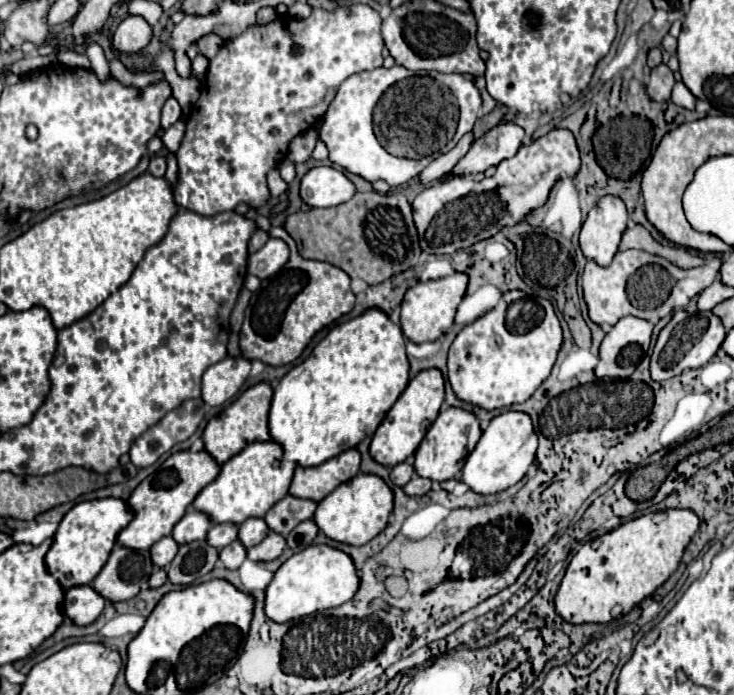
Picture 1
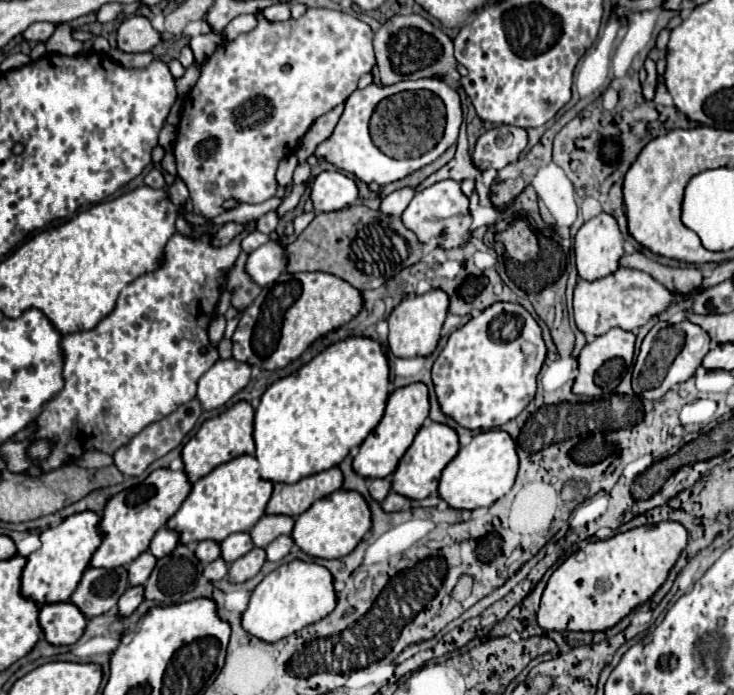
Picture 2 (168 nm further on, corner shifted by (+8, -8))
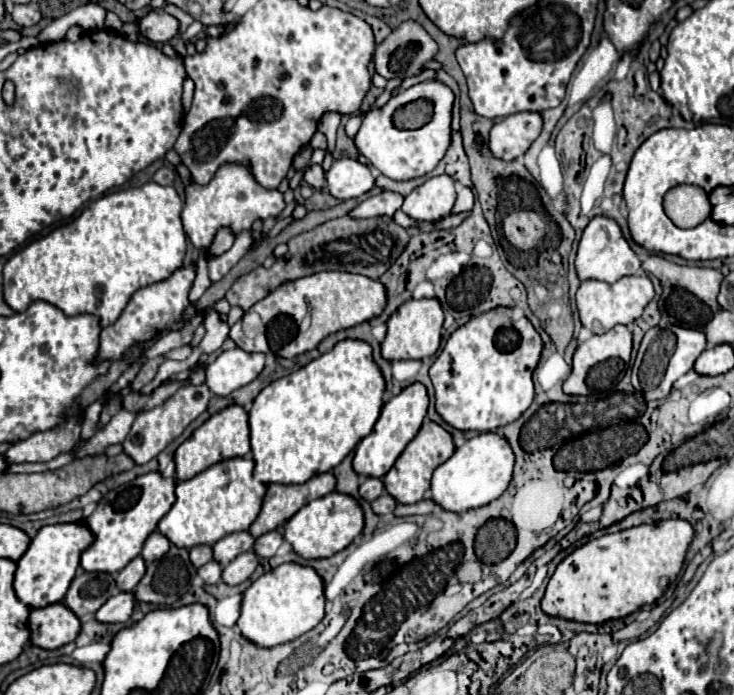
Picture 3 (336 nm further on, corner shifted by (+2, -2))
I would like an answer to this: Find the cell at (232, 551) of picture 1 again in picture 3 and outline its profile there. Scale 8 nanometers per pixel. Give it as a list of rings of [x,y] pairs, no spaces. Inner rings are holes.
[[[209,561],[209,563],[205,563],[203,567],[197,569],[197,575],[199,575],[207,585],[217,583],[217,581],[221,579],[221,565],[219,565],[217,561]]]

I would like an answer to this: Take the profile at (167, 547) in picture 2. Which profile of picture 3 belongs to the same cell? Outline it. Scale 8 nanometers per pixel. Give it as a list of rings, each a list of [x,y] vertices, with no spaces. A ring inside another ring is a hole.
[[[153,531],[153,533],[147,537],[145,545],[143,545],[141,557],[145,559],[145,563],[157,561],[157,559],[161,559],[161,557],[169,551],[169,545],[171,545],[171,543],[169,543],[167,537],[163,537],[159,531]]]

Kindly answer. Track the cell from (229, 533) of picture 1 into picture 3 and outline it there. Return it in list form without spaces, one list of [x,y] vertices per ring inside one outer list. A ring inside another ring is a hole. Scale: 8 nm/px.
[[[199,545],[199,547],[193,547],[189,551],[189,559],[193,563],[193,567],[201,567],[205,563],[209,563],[213,559],[213,553],[211,553],[211,547],[207,545]]]

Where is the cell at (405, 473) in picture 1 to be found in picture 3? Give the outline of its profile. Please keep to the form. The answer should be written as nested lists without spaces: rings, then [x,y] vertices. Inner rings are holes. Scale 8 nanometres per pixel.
[[[365,477],[365,479],[361,479],[359,495],[361,495],[365,501],[377,499],[383,491],[385,491],[385,489],[383,489],[383,481],[381,481],[381,479],[375,479],[375,477]]]

